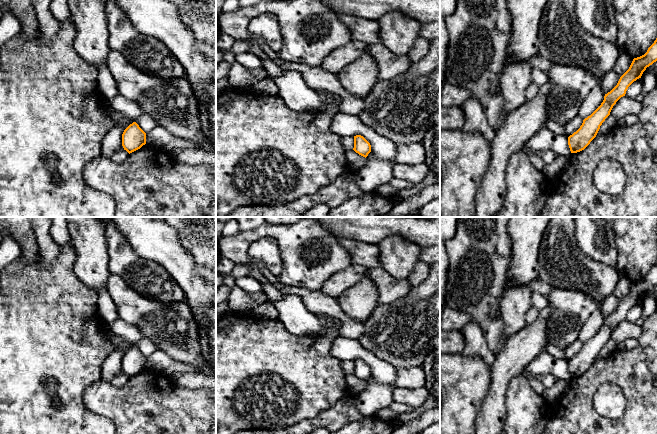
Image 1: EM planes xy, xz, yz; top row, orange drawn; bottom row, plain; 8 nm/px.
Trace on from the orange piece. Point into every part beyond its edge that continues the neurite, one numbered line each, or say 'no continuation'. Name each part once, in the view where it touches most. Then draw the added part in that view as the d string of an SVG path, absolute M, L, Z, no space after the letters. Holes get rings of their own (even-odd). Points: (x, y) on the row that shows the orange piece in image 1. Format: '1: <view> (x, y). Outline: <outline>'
no continuation

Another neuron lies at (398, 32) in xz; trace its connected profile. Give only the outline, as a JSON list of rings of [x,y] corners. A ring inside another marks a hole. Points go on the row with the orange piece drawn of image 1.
[[[399,11],[384,14],[378,23],[380,44],[397,56],[409,53],[424,25]]]

